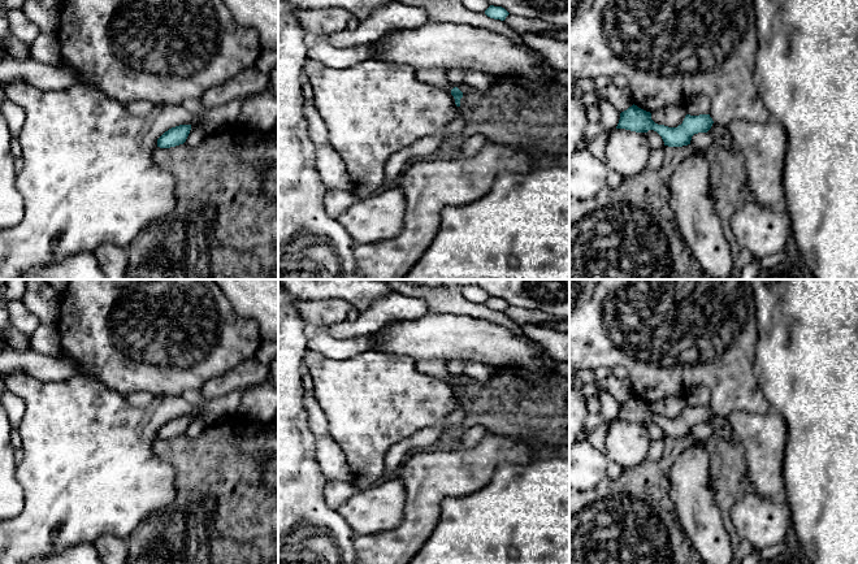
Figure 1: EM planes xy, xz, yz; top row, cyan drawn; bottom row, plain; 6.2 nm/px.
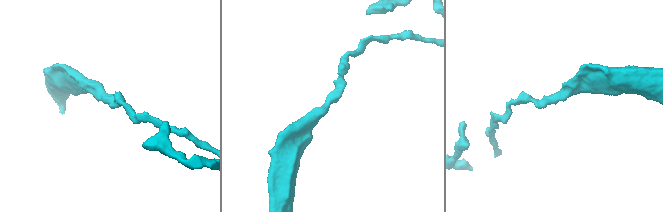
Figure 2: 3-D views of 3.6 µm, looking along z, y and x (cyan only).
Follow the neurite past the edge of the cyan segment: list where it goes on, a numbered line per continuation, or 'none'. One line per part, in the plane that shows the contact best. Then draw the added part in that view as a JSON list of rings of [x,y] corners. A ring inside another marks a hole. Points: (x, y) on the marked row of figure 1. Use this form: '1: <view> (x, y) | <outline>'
none

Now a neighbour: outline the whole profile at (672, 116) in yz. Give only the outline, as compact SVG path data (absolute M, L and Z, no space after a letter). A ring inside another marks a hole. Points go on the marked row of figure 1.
M670 105L651 113L651 120L658 125L677 127L686 116L685 105Z

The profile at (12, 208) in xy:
M0 112L0 230L14 227L23 218L23 199L17 190L16 178L9 126Z

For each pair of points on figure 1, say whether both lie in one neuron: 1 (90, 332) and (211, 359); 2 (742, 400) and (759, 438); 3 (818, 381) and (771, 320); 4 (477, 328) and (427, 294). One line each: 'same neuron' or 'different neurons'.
1: same neuron
2: different neurons
3: same neuron
4: different neurons

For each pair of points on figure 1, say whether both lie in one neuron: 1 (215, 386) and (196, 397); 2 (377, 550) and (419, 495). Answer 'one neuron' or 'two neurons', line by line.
1: two neurons
2: one neuron

